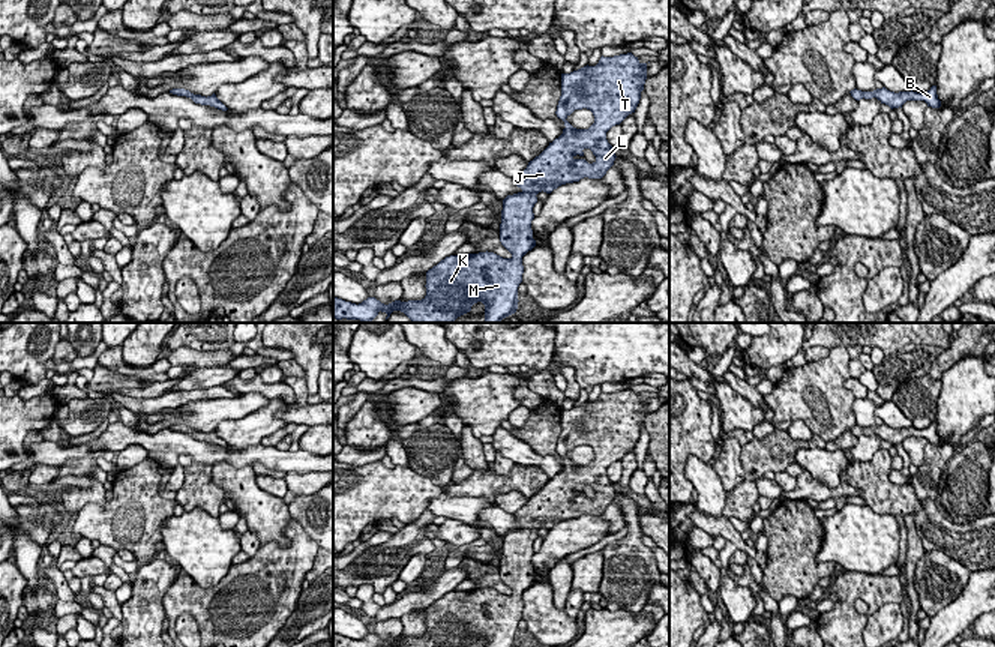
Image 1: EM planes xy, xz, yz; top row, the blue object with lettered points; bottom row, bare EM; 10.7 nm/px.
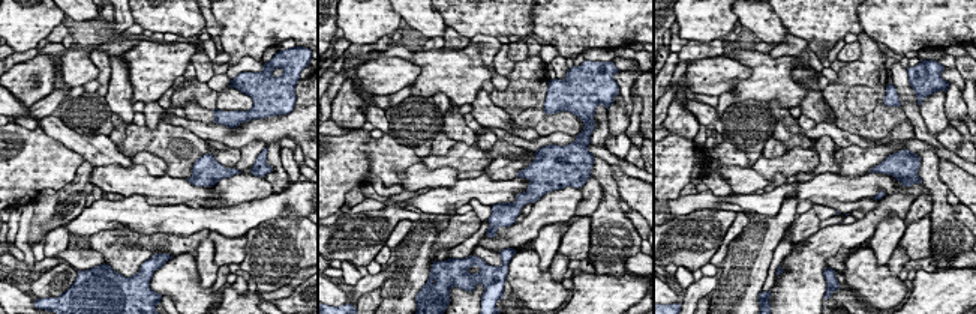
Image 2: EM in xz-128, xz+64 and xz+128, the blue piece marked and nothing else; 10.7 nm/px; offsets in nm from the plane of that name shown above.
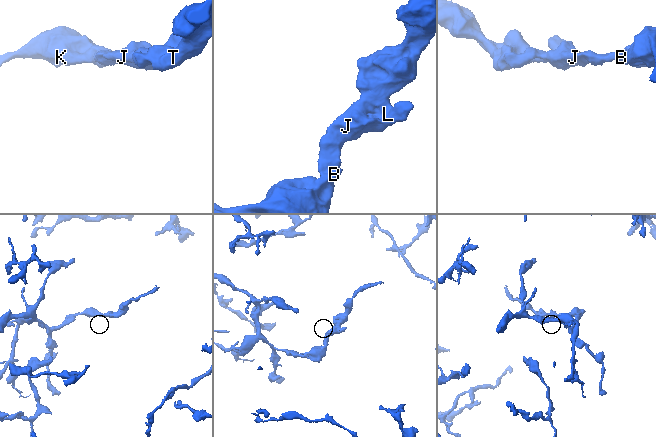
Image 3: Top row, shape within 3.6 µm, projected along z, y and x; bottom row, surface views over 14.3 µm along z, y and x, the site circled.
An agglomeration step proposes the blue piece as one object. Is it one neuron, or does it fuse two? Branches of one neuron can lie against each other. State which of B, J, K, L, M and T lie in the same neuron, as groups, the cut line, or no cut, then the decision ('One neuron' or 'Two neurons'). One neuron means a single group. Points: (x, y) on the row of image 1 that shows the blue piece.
Groups: B J K L M T. No split. One neuron

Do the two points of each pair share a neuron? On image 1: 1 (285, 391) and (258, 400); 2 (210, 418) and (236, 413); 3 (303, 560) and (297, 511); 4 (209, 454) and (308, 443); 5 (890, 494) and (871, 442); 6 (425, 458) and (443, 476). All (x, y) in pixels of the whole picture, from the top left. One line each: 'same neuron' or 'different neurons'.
1: different neurons
2: same neuron
3: different neurons
4: different neurons
5: different neurons
6: same neuron

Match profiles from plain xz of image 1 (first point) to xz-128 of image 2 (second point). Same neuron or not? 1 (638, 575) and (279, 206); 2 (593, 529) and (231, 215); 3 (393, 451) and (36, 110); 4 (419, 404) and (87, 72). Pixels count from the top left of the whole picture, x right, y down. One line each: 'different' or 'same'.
1: different
2: different
3: different
4: same

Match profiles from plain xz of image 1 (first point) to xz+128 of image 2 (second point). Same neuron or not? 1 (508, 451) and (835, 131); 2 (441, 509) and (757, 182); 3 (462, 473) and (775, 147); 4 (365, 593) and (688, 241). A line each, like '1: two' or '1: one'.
1: two
2: one
3: one
4: two

